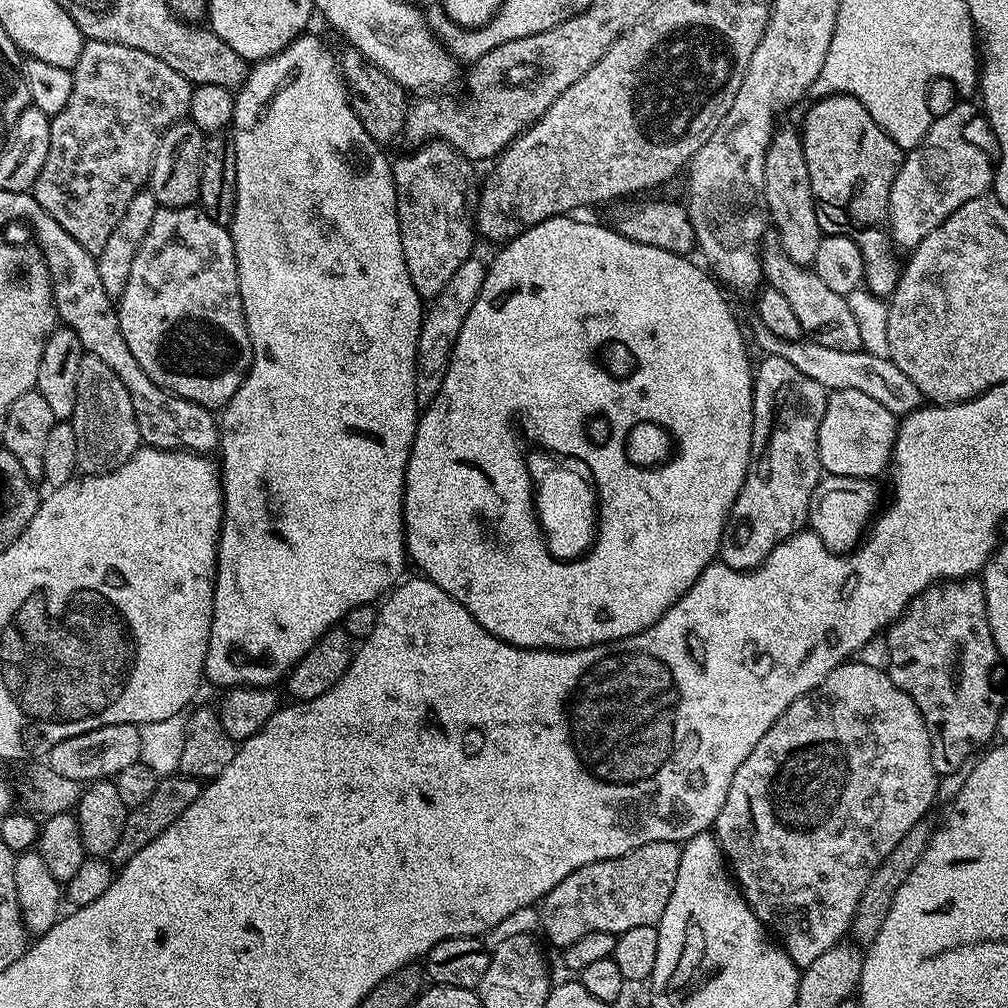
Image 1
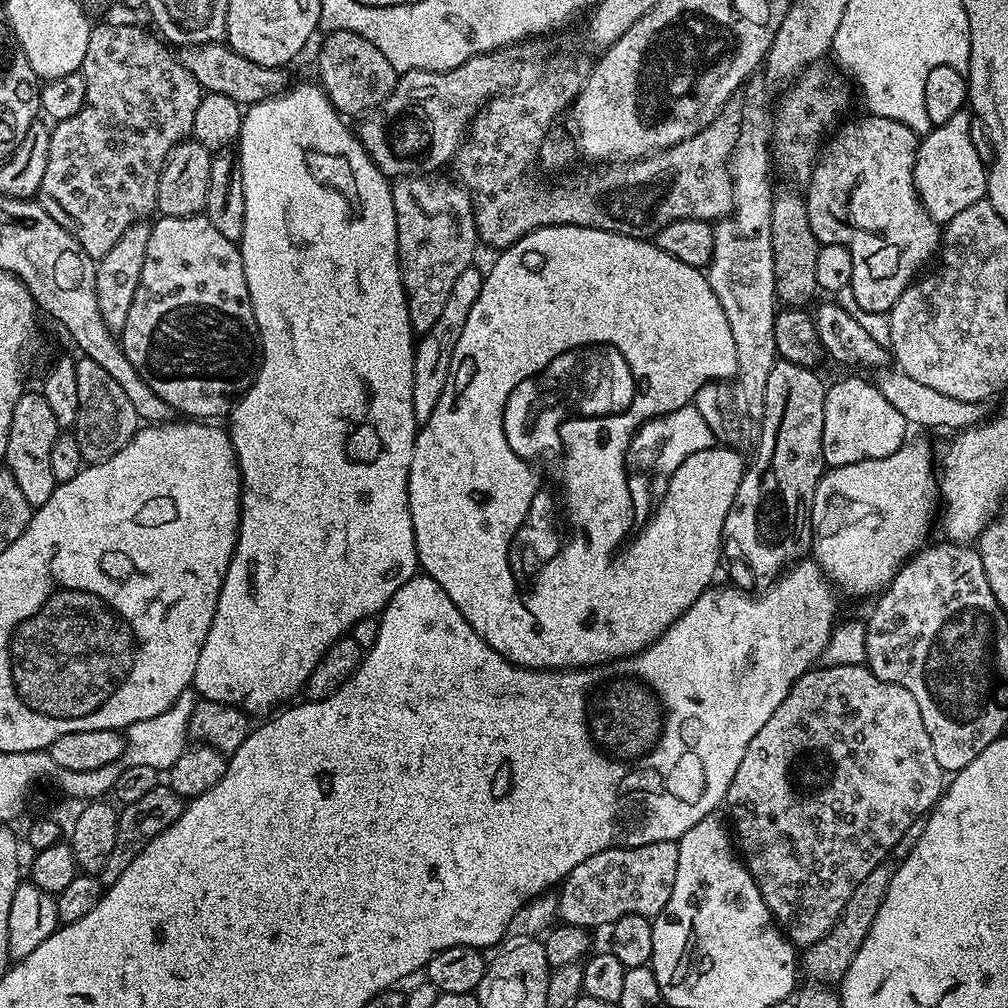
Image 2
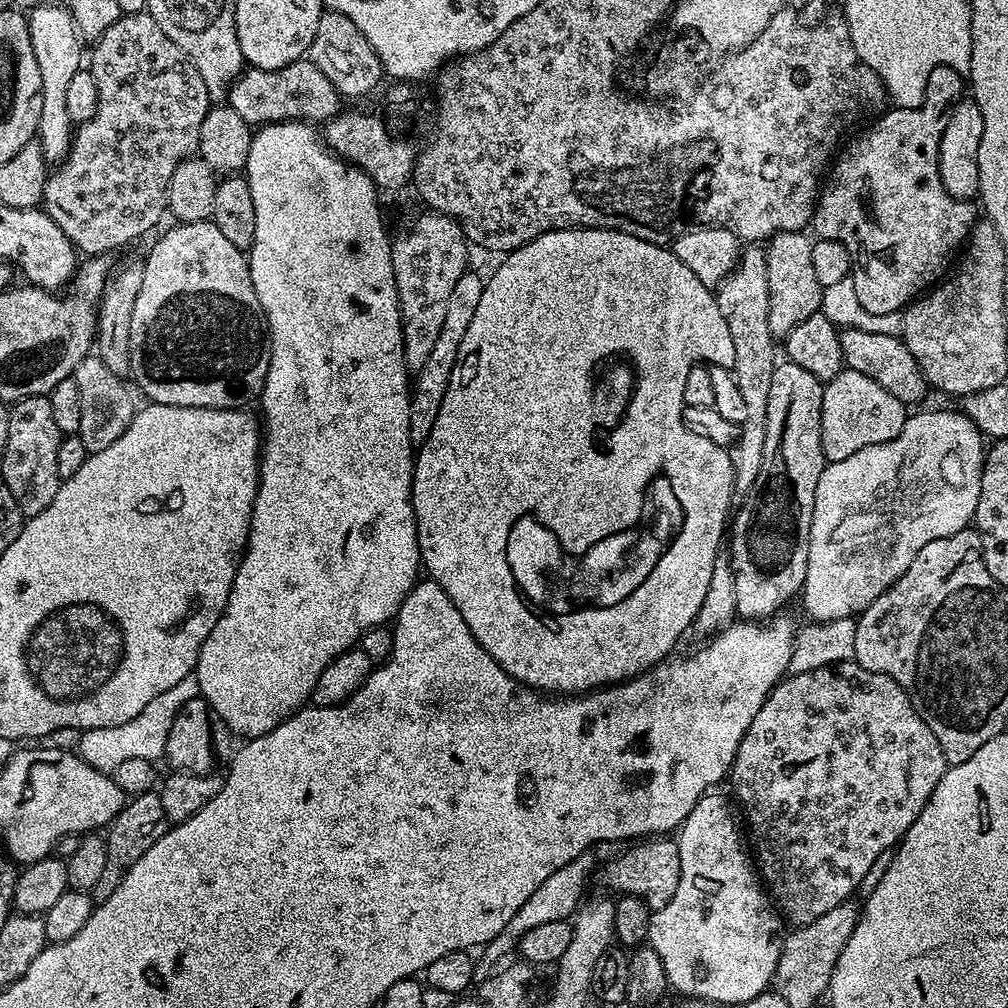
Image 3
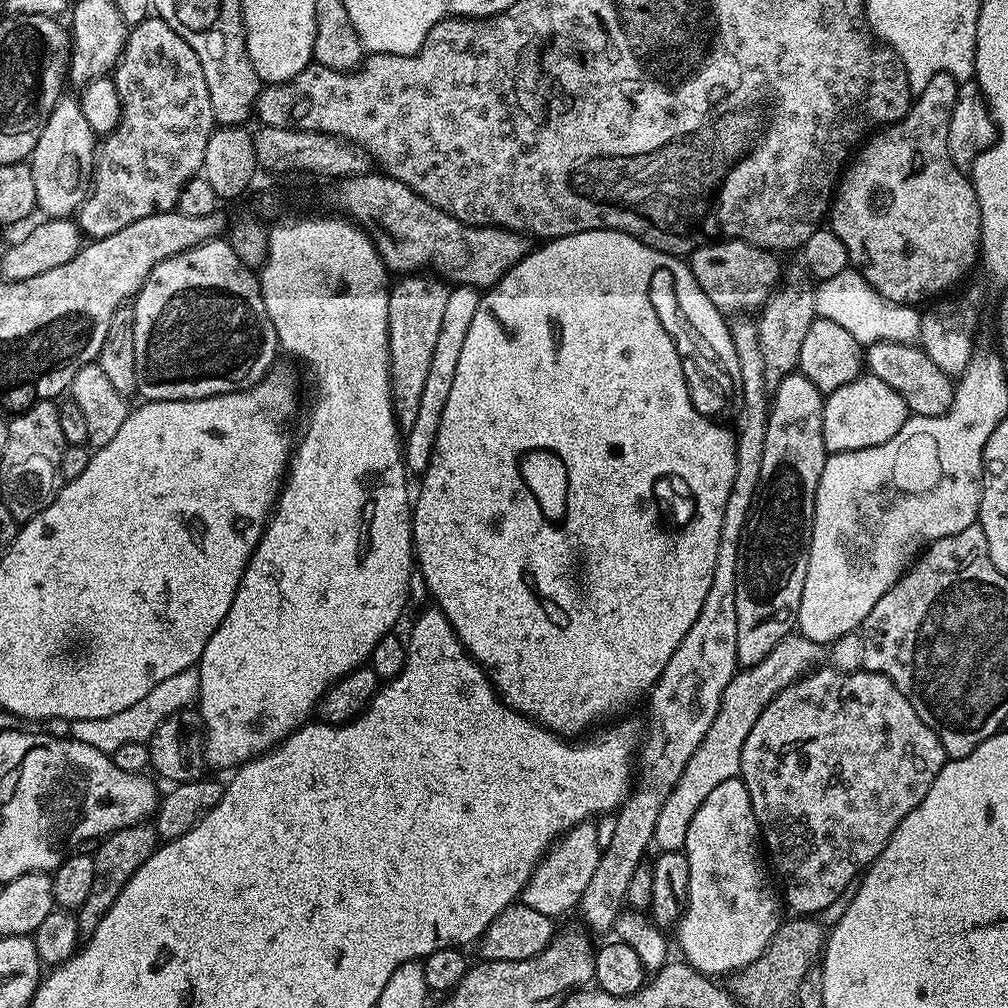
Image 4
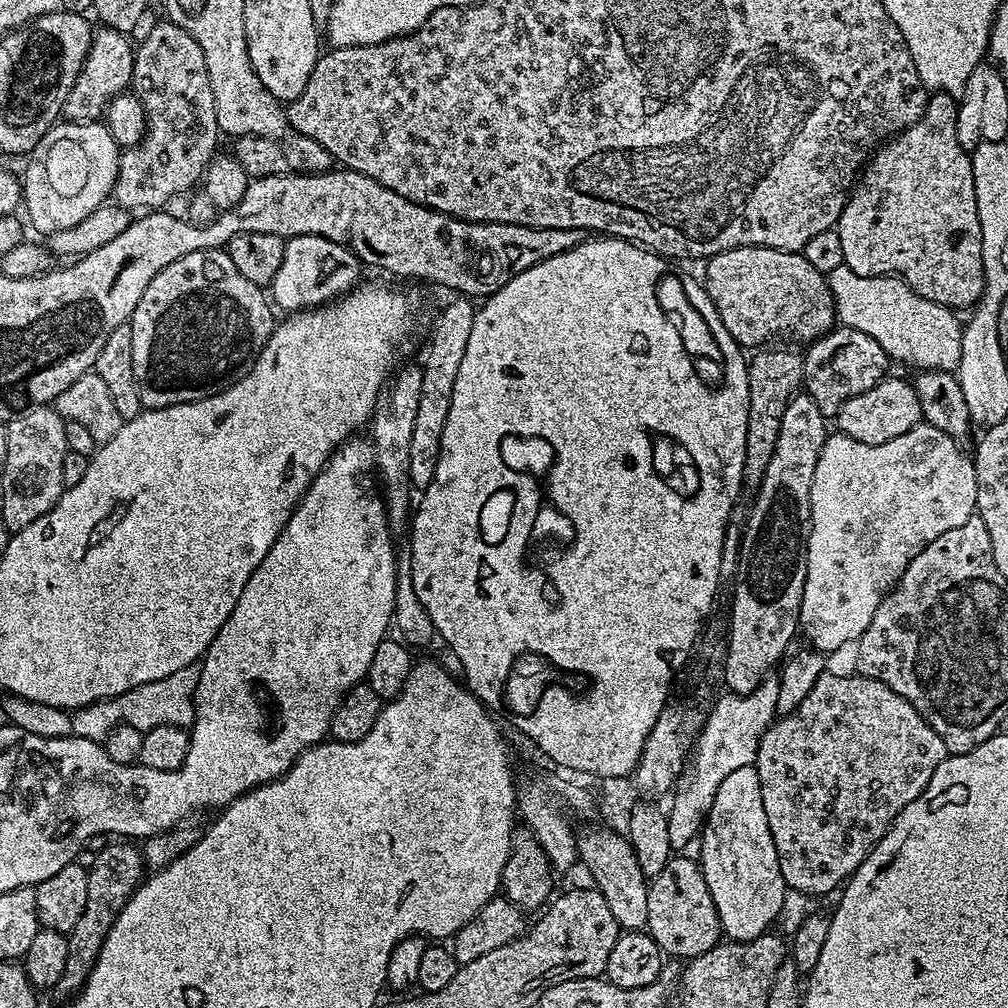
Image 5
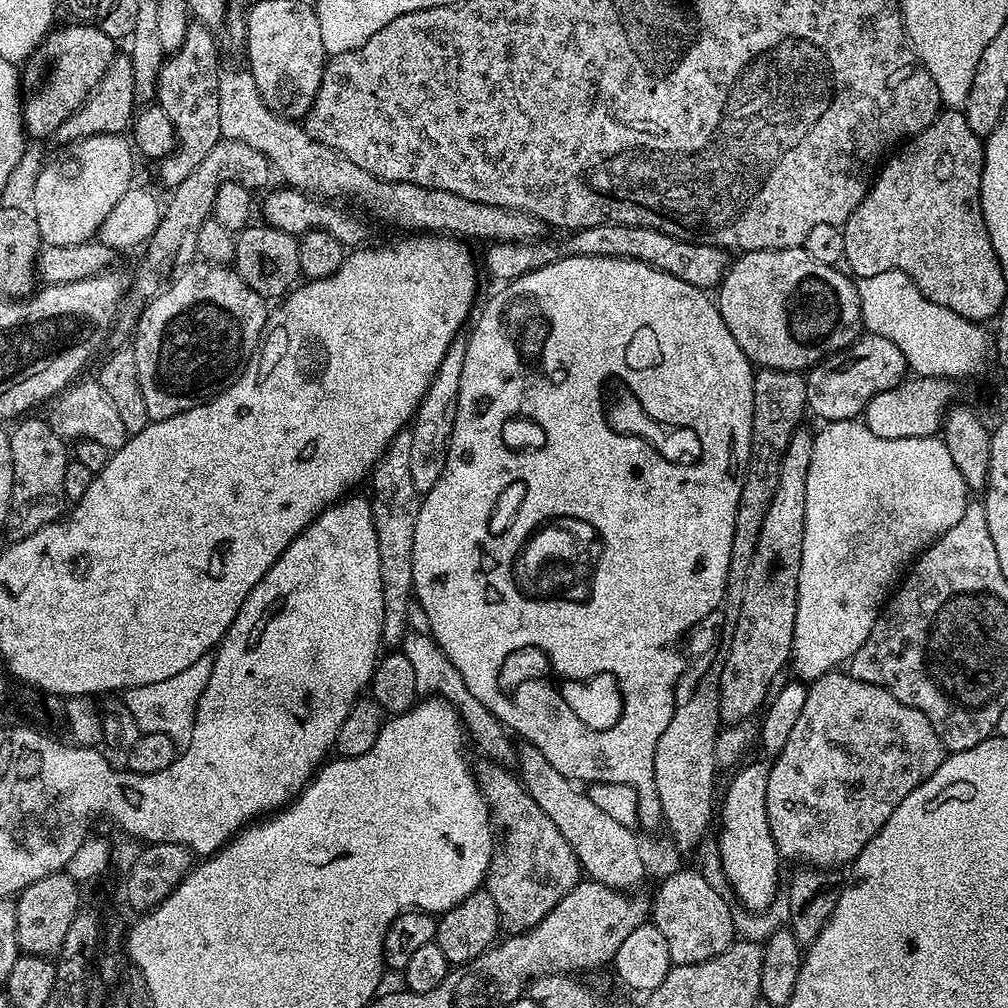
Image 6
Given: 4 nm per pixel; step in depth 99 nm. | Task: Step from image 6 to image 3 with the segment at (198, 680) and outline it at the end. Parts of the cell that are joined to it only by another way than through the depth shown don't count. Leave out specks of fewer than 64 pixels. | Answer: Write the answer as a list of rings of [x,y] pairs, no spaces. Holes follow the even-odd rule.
[[[195,675],[187,676],[186,678],[182,678],[182,682],[178,682],[178,686],[170,686],[170,690],[166,690],[166,694],[158,694],[158,698],[154,698],[154,702],[150,702],[150,706],[146,706],[146,710],[142,710],[142,714],[137,714],[135,718],[130,718],[130,722],[122,722],[122,726],[114,726],[113,728],[90,728],[81,731],[79,743],[82,745],[84,759],[88,763],[93,764],[100,772],[109,774],[121,762],[126,762],[126,758],[146,758],[153,762],[159,761],[164,756],[166,738],[170,736],[170,726],[174,722],[178,710],[182,710],[182,706],[186,706],[186,702],[195,700],[199,696],[200,687]]]

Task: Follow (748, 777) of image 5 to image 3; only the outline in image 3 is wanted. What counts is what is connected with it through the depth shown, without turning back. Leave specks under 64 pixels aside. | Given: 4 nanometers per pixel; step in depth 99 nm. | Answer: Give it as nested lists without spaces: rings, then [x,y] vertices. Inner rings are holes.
[[[715,795],[703,796],[678,829],[676,845],[678,858],[682,862],[678,890],[674,890],[674,898],[670,898],[670,902],[666,902],[662,910],[651,913],[646,944],[656,951],[658,958],[662,958],[662,966],[666,966],[668,986],[673,993],[681,992],[681,997],[693,1000],[738,1006],[769,991],[780,957],[780,944],[772,944],[772,939],[780,924],[776,921],[777,909],[750,855],[745,829],[742,824],[740,829],[740,824],[736,821],[737,809],[733,801]]]

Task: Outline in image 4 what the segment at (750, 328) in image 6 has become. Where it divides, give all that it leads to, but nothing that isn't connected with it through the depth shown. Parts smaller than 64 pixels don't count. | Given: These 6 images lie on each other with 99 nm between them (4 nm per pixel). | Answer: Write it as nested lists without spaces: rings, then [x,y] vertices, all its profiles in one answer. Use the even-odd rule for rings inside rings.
[[[741,240],[705,242],[690,253],[690,267],[698,286],[714,302],[719,312],[740,314],[745,310],[759,310],[782,279],[782,264],[767,248],[756,248]]]

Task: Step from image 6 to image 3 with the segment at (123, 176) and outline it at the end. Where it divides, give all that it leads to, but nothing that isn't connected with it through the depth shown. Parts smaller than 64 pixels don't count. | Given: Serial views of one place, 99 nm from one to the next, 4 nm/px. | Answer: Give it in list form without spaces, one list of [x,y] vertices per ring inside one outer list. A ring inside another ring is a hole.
[[[41,3],[39,8],[33,8],[27,13],[28,29],[30,38],[34,46],[34,58],[38,58],[38,70],[42,74],[42,86],[40,87],[40,97],[42,98],[42,118],[38,129],[38,143],[40,149],[44,151],[44,159],[49,162],[63,161],[68,154],[68,147],[72,145],[74,135],[74,125],[70,118],[69,111],[66,110],[66,88],[70,86],[74,74],[82,70],[80,64],[80,44],[82,37],[76,30],[76,24],[72,21],[72,14],[67,7],[56,4]]]

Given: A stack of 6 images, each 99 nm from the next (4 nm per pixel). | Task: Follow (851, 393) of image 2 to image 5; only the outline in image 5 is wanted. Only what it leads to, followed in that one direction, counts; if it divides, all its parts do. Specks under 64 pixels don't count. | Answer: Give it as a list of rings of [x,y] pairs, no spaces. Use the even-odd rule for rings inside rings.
[[[895,374],[879,380],[870,390],[862,394],[854,394],[841,406],[840,411],[834,417],[839,431],[845,436],[854,438],[858,442],[867,444],[881,444],[890,442],[921,423],[920,403],[915,387],[904,380],[899,380]]]

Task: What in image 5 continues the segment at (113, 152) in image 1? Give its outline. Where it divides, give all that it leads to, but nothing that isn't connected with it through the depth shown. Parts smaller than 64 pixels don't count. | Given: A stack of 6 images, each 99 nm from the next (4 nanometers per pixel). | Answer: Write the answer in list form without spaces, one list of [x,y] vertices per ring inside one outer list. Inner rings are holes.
[[[163,22],[164,24],[156,24],[148,33],[144,36],[144,41],[141,44],[135,45],[136,57],[134,58],[134,74],[132,75],[132,83],[130,85],[131,91],[142,102],[144,107],[144,123],[146,125],[146,131],[144,137],[140,139],[133,148],[125,148],[120,153],[120,169],[118,170],[118,178],[116,179],[116,185],[112,188],[112,196],[115,203],[119,207],[129,210],[135,210],[135,208],[144,208],[140,210],[160,210],[175,198],[179,192],[184,192],[192,183],[199,181],[203,177],[204,172],[208,168],[208,163],[212,160],[212,157],[217,155],[218,148],[216,148],[216,139],[221,139],[222,133],[218,126],[218,118],[214,114],[214,110],[208,110],[210,108],[210,96],[214,94],[208,94],[210,86],[206,86],[206,66],[202,66],[202,46],[198,46],[197,43],[191,41],[187,36],[186,30],[182,30],[176,24],[171,22]]]

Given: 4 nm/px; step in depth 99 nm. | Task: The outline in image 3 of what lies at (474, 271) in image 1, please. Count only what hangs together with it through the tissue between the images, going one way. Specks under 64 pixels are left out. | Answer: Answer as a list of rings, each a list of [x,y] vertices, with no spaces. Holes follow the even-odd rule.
[[[466,270],[462,278],[454,286],[446,305],[446,319],[442,322],[442,330],[434,341],[434,350],[430,358],[426,358],[426,366],[415,373],[414,383],[410,388],[410,438],[413,445],[423,444],[430,430],[434,430],[434,418],[438,418],[438,410],[442,406],[442,398],[446,398],[446,386],[450,382],[450,374],[454,370],[454,362],[458,358],[458,350],[462,346],[462,338],[466,338],[466,330],[474,319],[474,310],[478,310],[478,298],[482,298],[485,277],[473,270]]]

